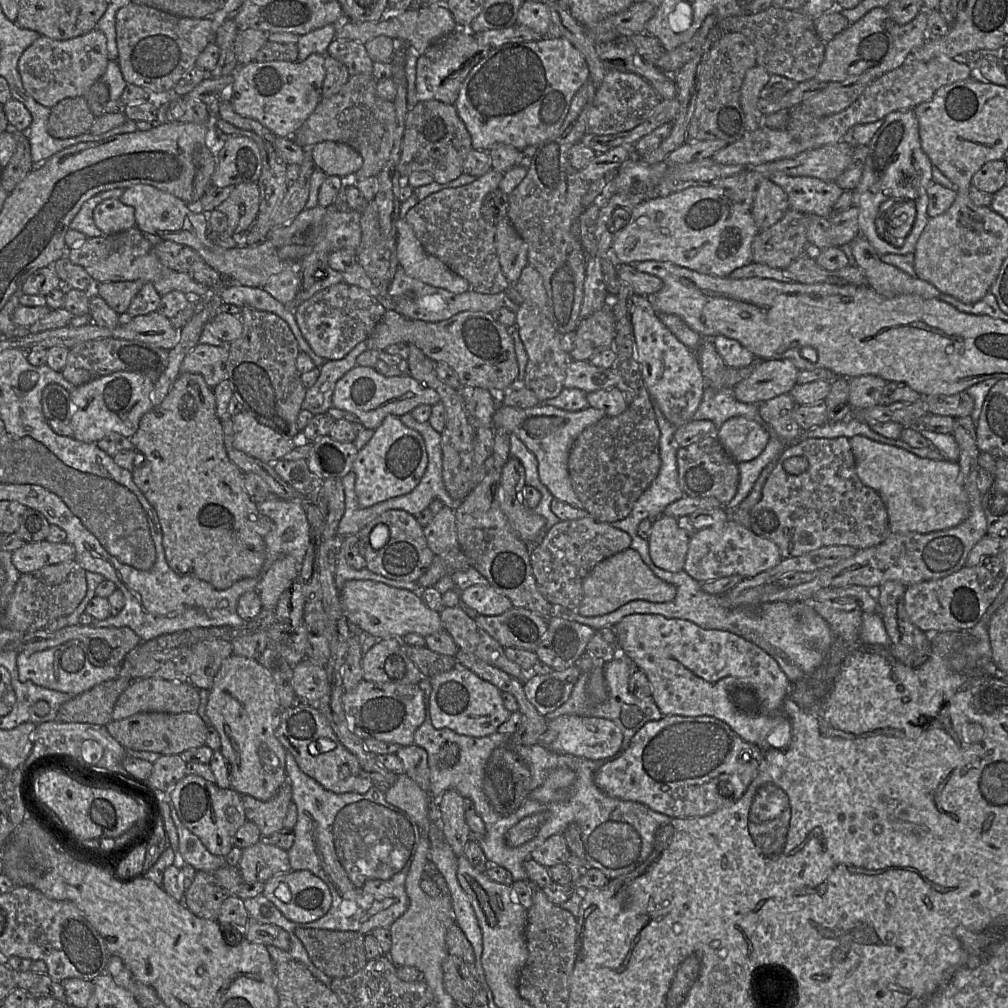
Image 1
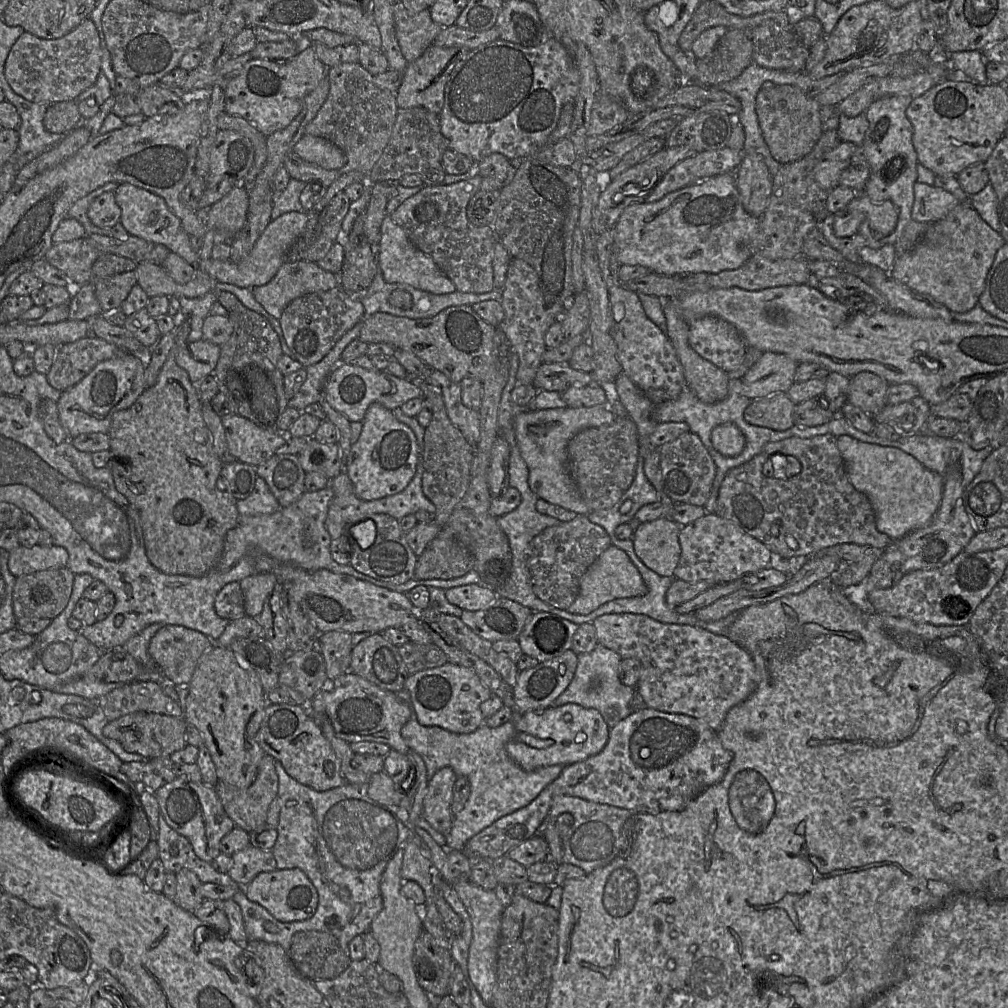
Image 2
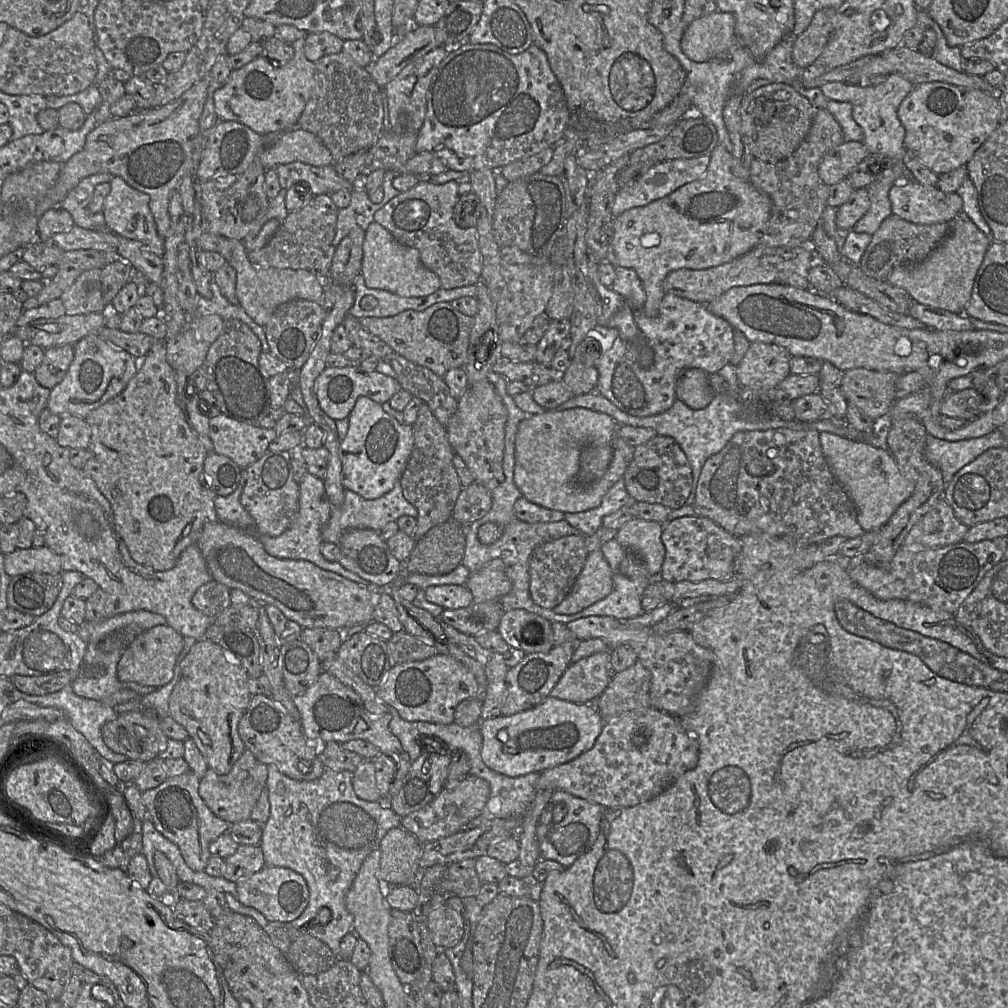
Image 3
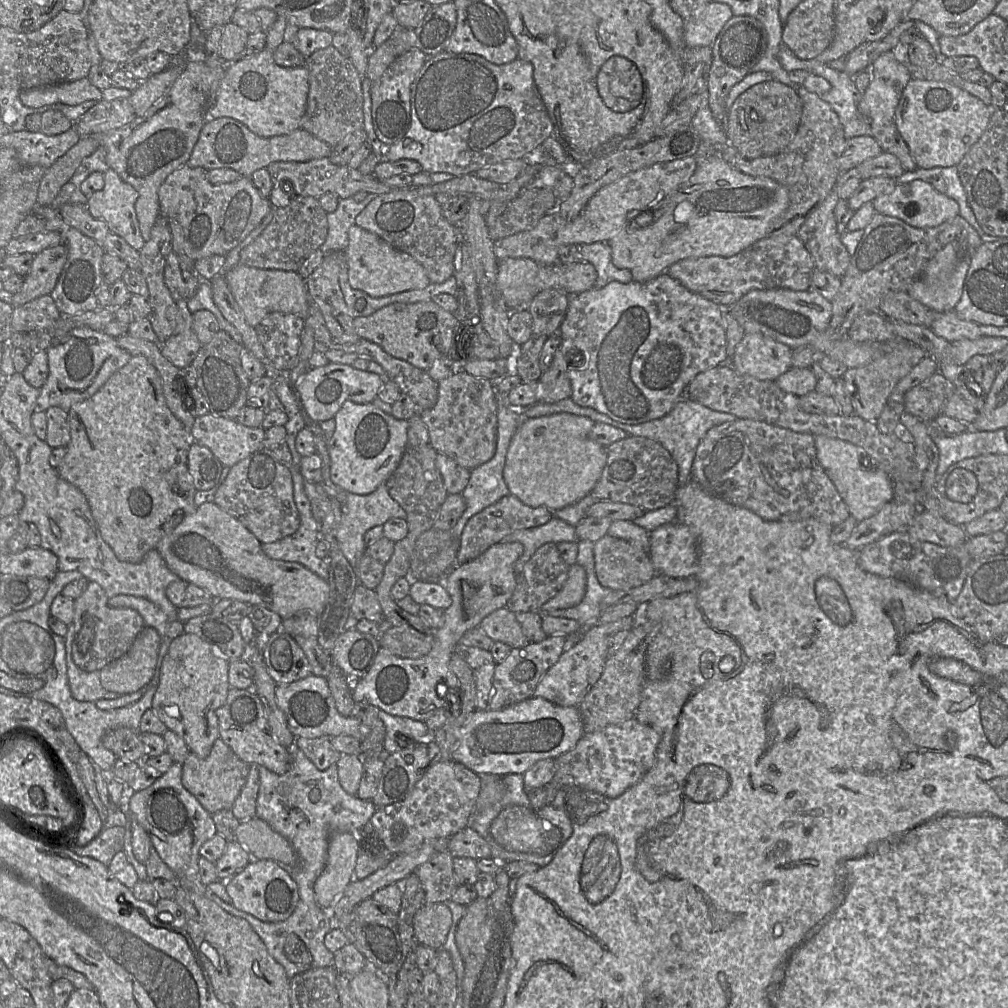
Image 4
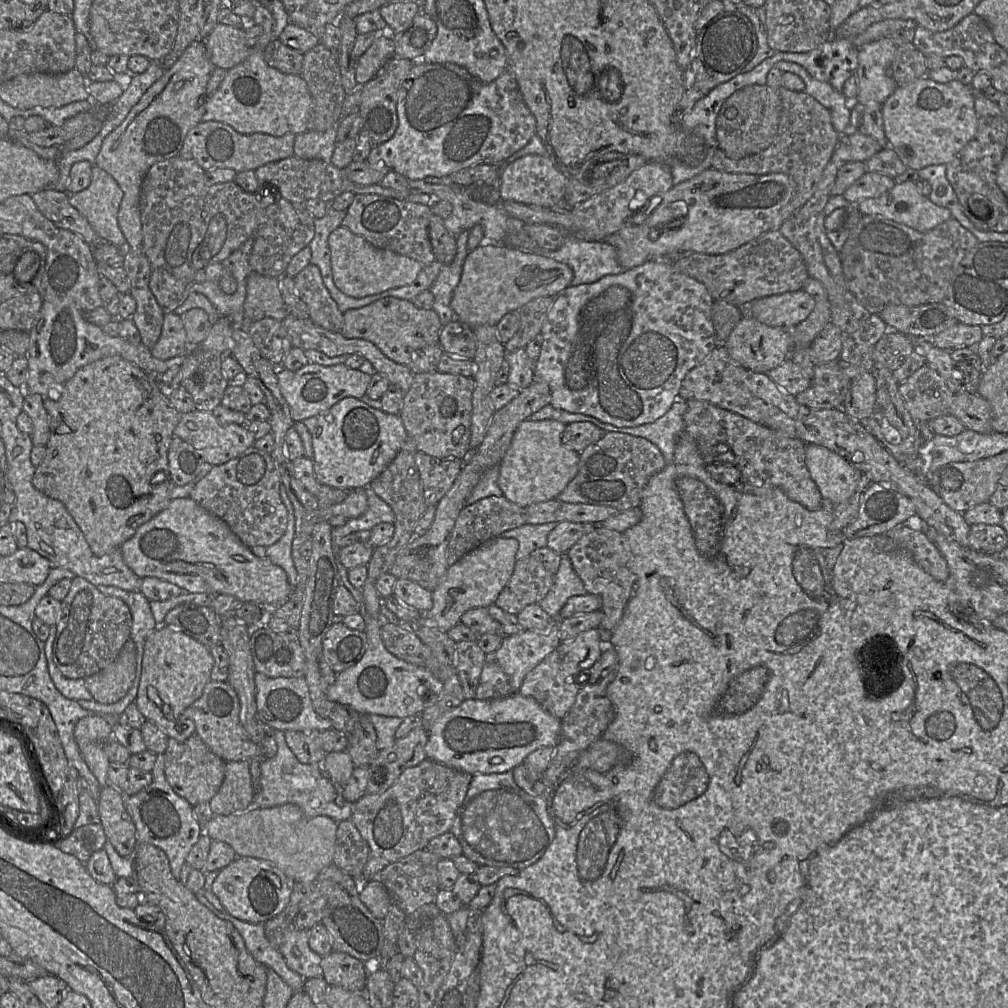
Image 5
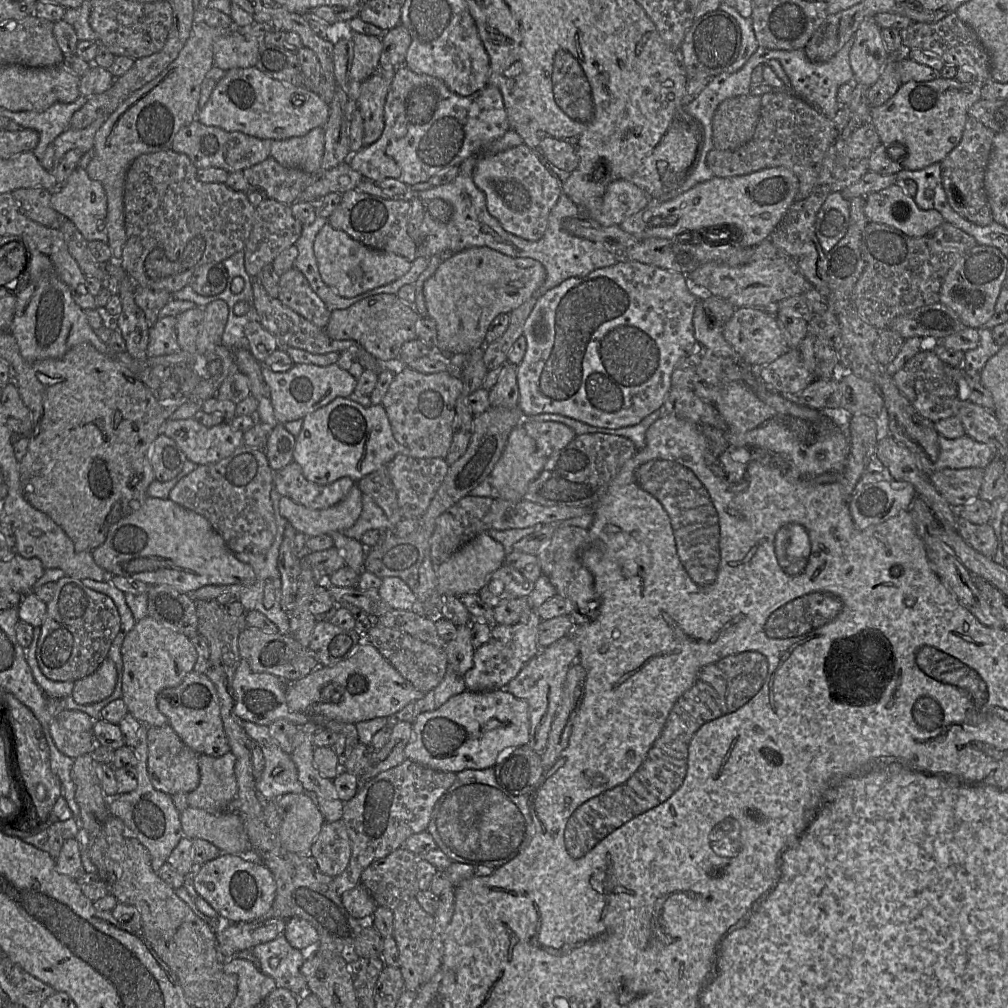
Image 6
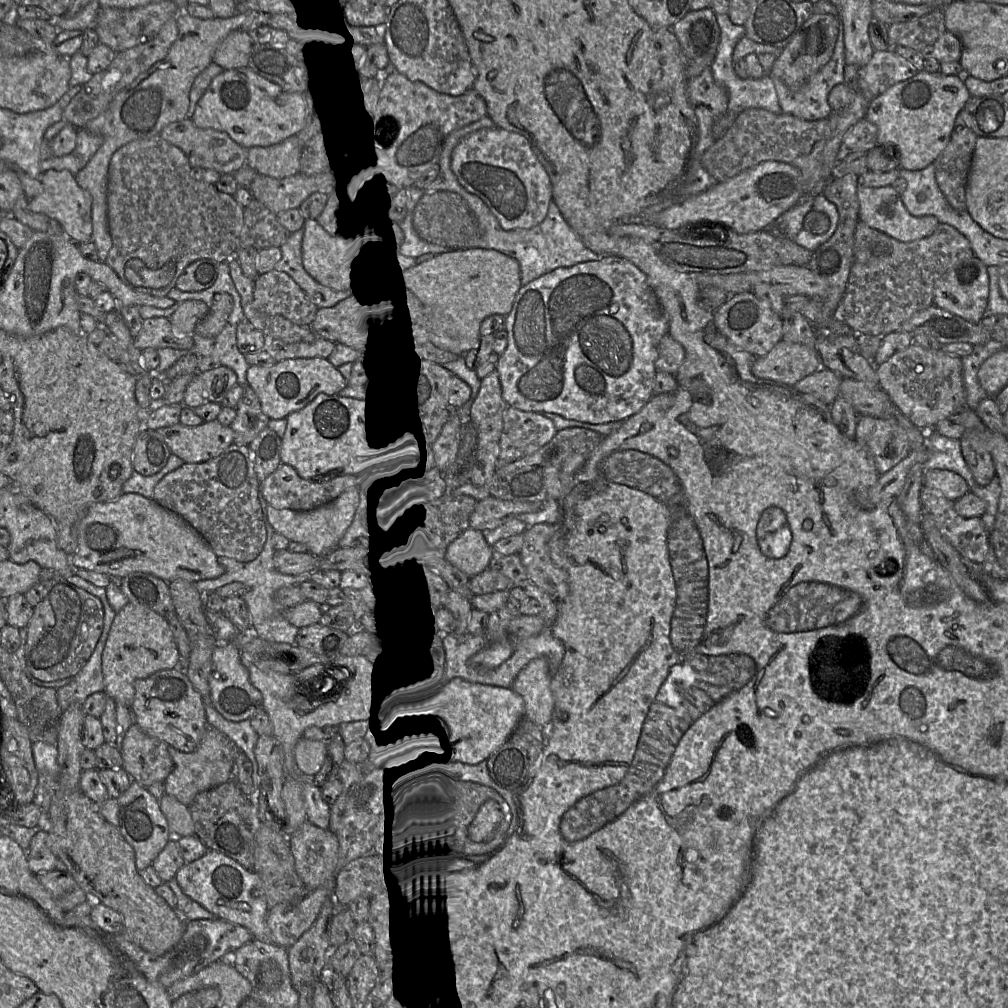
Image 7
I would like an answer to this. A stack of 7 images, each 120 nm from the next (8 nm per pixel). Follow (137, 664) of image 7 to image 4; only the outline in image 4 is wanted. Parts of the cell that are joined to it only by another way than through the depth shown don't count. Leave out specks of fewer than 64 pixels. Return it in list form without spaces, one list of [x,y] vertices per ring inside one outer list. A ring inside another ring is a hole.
[[[184,632],[169,644],[161,662],[158,657],[159,683],[153,697],[151,710],[179,735],[192,753],[201,758],[210,754],[219,738],[217,711],[229,689],[229,659],[218,649],[195,634]]]

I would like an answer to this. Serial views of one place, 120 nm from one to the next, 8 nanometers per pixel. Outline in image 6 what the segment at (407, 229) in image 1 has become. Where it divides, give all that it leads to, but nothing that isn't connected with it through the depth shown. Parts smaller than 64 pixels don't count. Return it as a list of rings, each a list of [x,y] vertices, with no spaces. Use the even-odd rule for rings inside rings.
[[[328,223],[317,234],[313,248],[322,280],[337,294],[346,298],[394,282],[405,275],[412,265],[412,261],[405,257],[369,248]]]

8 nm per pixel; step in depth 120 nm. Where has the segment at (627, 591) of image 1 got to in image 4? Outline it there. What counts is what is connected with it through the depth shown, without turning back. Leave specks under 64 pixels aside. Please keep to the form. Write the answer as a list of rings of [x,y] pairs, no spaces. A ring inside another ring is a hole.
[[[578,564],[570,566],[568,578],[562,589],[542,606],[541,612],[577,606],[585,596],[586,582],[586,570]]]

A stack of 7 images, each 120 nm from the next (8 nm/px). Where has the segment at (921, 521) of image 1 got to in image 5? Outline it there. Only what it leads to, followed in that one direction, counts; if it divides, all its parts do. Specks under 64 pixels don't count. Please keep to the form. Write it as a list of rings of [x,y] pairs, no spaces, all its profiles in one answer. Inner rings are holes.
[[[810,443],[806,446],[805,462],[825,503],[838,505],[856,492],[861,472],[837,453]]]

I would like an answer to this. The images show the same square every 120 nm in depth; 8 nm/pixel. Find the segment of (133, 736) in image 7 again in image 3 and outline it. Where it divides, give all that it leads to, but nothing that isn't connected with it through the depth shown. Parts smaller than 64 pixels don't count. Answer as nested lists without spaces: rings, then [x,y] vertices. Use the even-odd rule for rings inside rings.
[[[244,751],[227,774],[208,769],[200,778],[199,795],[209,809],[229,824],[250,819],[251,812],[267,783],[268,765],[260,762],[251,751]]]

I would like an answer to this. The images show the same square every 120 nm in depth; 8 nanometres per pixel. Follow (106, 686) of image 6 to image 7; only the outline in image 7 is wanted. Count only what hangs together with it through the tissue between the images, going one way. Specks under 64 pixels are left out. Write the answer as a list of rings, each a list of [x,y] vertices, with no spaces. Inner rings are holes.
[[[101,600],[101,603],[104,610],[104,627],[92,655],[85,666],[67,685],[56,689],[60,713],[63,712],[65,704],[73,702],[74,700],[83,702],[86,697],[89,697],[94,693],[104,692],[102,653],[116,611],[112,608],[109,602],[104,603],[103,600]]]

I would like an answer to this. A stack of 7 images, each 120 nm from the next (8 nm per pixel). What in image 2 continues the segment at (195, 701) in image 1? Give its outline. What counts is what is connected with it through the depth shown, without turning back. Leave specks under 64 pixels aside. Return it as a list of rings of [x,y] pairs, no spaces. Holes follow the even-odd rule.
[[[132,682],[110,691],[99,700],[99,707],[108,723],[122,716],[149,712],[183,717],[181,705],[168,697],[155,682]]]

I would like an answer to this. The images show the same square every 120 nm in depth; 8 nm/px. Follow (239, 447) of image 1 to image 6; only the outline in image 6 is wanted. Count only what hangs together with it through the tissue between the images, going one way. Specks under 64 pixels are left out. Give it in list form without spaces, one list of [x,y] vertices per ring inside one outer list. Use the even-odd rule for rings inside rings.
[[[194,418],[168,420],[162,434],[171,438],[188,461],[197,465],[214,464],[243,446],[243,433],[229,423],[203,426]]]

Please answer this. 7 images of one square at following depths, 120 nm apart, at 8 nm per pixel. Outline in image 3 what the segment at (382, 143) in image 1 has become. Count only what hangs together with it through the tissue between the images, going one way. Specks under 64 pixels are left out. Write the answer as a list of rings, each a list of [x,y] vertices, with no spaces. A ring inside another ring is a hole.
[[[344,52],[335,53],[325,55],[319,58],[317,61],[314,62],[315,70],[314,70],[314,88],[311,94],[311,97],[308,103],[305,106],[305,109],[297,123],[297,127],[299,129],[303,129],[315,134],[317,137],[321,139],[324,145],[331,151],[334,162],[339,161],[344,156],[353,154],[360,150],[368,150],[373,145],[377,143],[377,141],[381,138],[384,134],[384,94],[383,89],[374,81],[371,77],[370,73],[367,71],[366,68],[359,66],[356,62],[354,62],[350,56],[345,54]]]

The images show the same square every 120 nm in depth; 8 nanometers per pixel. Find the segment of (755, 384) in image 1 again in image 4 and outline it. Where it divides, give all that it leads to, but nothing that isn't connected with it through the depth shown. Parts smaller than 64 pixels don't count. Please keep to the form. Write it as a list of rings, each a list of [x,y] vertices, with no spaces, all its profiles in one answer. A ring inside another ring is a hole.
[[[745,333],[731,359],[741,374],[775,381],[791,367],[791,354],[791,348],[768,336]]]

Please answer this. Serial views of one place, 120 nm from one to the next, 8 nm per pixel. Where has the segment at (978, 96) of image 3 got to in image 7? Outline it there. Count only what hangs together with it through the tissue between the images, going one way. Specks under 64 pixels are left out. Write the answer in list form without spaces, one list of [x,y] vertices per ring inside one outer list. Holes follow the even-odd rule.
[[[921,70],[873,98],[866,119],[877,127],[877,145],[893,152],[900,168],[922,170],[933,163],[947,146],[955,119],[970,97],[964,80],[958,75]]]

